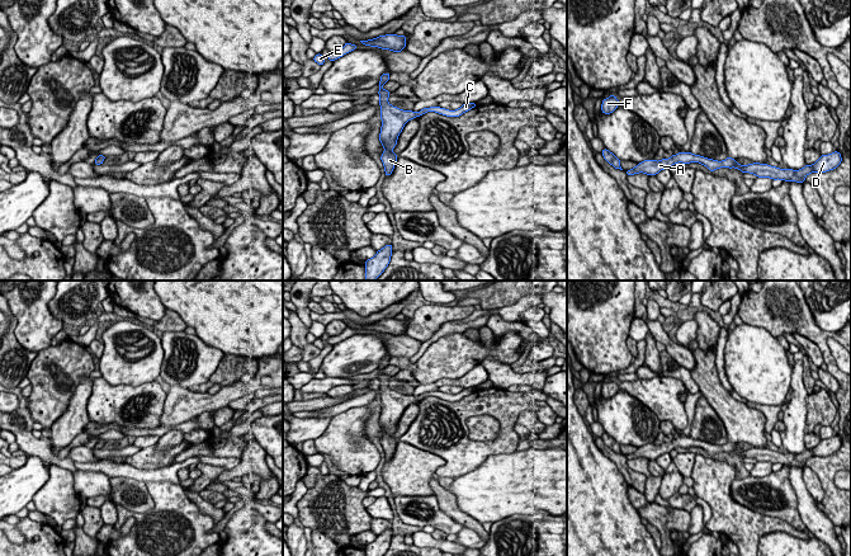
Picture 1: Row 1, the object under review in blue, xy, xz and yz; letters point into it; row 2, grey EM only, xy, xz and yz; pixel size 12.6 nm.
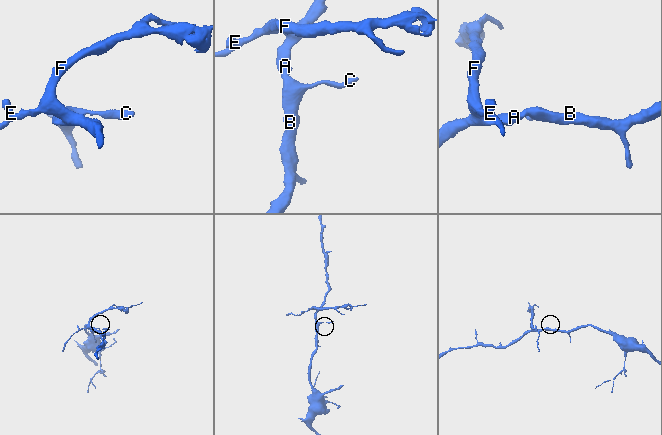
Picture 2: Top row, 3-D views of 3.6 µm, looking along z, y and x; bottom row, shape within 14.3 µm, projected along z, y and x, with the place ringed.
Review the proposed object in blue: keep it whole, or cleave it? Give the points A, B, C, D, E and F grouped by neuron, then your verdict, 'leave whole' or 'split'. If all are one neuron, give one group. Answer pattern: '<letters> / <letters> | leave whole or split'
A B C D E F | leave whole

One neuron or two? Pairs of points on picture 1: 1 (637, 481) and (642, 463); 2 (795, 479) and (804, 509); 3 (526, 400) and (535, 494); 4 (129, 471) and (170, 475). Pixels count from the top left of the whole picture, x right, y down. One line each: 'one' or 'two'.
1: two
2: one
3: two
4: one

